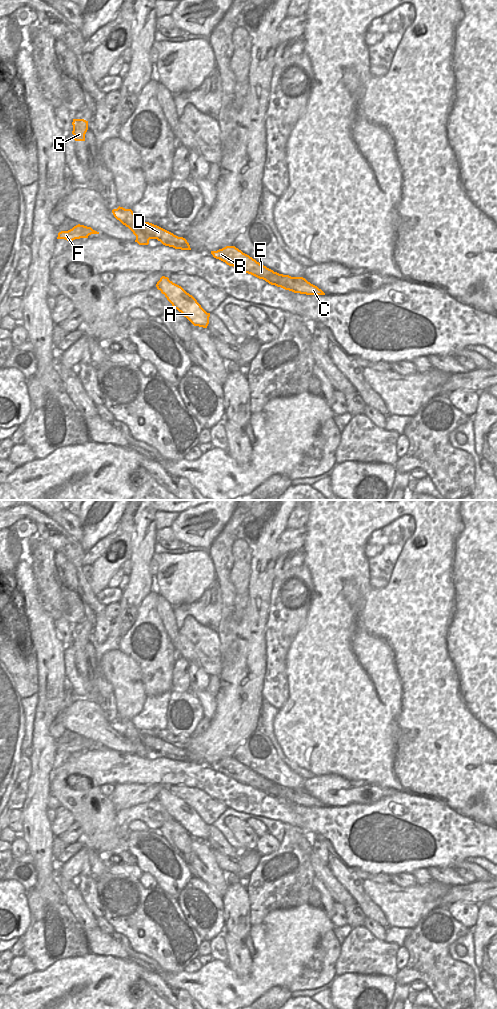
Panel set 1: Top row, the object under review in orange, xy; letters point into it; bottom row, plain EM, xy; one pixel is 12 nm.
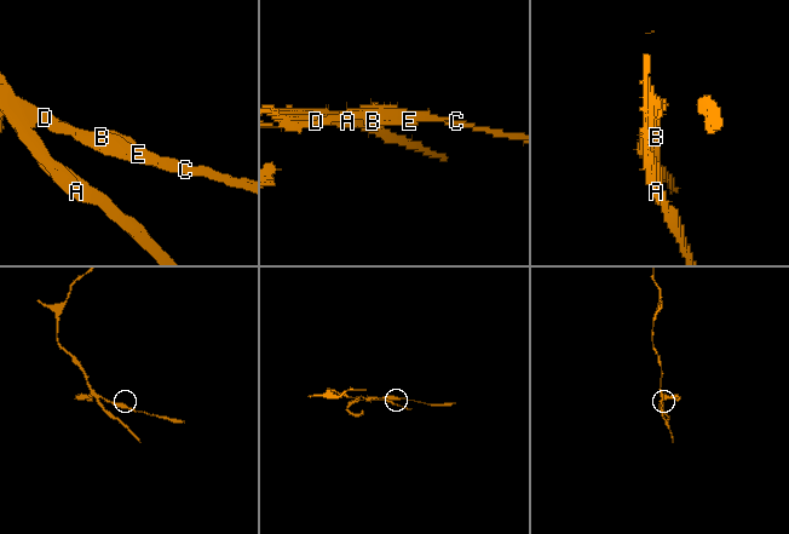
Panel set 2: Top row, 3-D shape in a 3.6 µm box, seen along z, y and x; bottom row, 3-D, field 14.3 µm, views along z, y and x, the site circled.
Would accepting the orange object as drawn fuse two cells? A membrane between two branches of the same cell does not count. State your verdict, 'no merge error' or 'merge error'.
merge error

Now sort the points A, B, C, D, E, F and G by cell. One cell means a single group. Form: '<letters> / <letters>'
A G / B C D E F

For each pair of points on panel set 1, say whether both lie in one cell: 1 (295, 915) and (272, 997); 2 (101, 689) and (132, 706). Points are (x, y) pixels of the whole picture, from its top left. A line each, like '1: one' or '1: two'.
1: two
2: two

